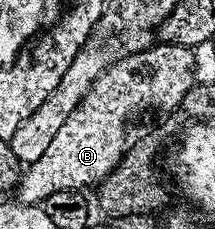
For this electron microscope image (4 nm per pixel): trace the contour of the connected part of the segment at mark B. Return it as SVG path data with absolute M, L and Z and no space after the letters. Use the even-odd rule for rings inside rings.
M174 42L155 44L146 50L124 56L112 64L88 88L76 108L60 124L56 136L48 144L40 160L29 163L22 171L16 187L17 201L41 204L52 192L85 191L86 186L97 187L120 164L126 153L126 121L141 112L142 106L170 110L182 106L184 96L195 85L194 51Z

